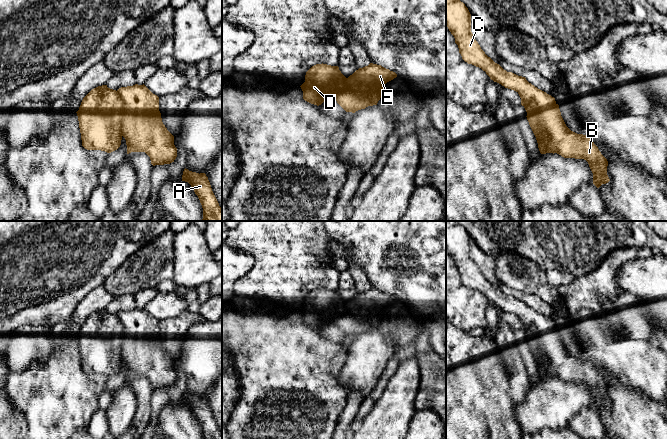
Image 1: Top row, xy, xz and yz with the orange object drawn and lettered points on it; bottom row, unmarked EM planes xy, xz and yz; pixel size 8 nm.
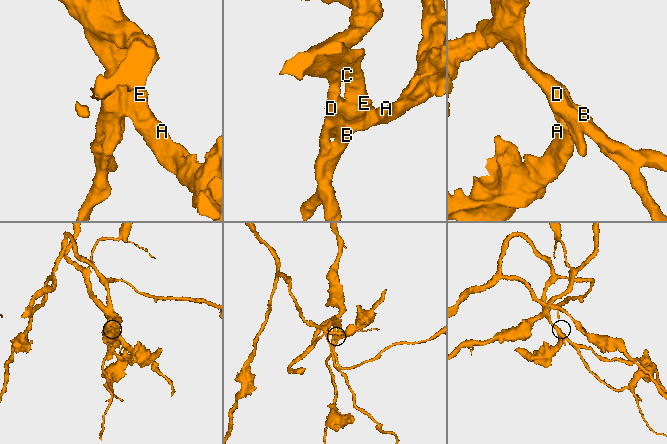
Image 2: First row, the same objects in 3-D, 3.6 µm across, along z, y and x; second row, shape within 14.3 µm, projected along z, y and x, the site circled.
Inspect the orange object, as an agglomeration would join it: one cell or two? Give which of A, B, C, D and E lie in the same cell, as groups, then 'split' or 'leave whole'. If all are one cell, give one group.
A B C E / D | split

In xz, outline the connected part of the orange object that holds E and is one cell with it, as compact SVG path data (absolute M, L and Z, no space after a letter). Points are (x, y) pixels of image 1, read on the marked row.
M370 63L347 78L345 89L335 97L335 100L346 112L352 113L377 105L384 85L396 77L395 72Z

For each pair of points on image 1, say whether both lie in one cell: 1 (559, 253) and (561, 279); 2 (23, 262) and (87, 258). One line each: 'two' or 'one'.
1: two
2: one

